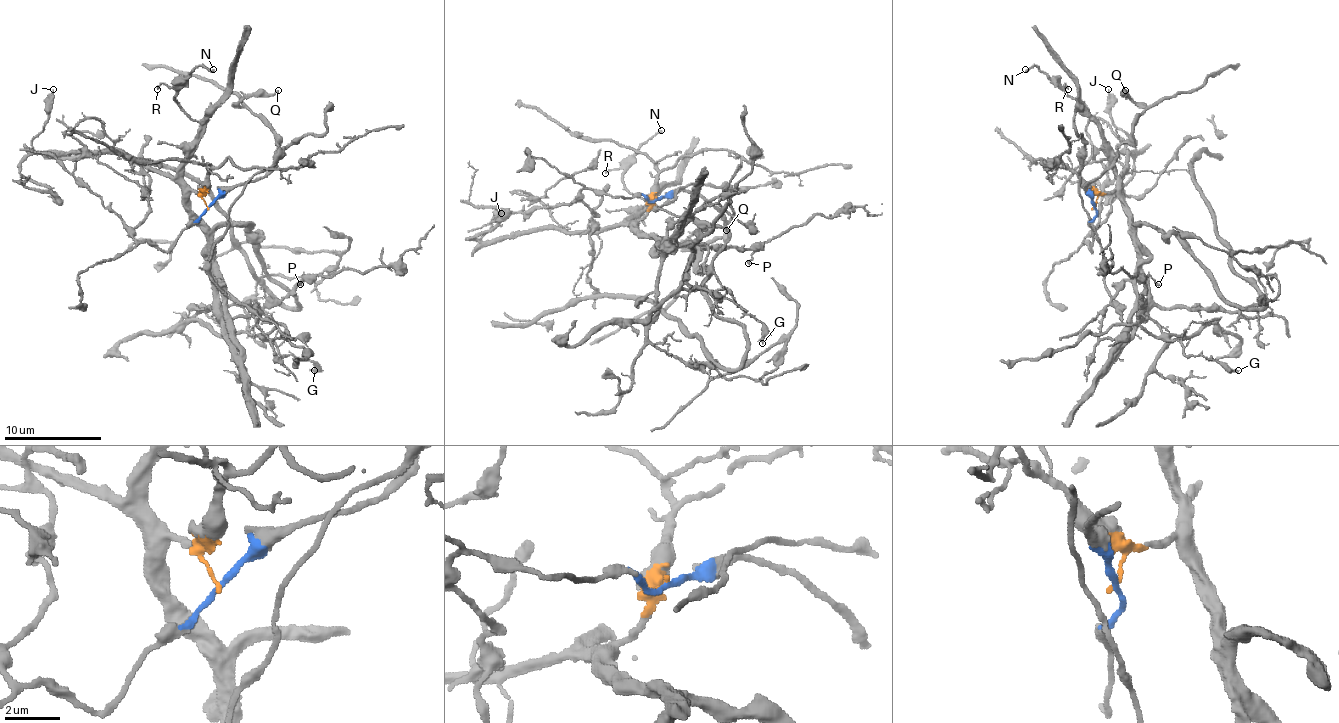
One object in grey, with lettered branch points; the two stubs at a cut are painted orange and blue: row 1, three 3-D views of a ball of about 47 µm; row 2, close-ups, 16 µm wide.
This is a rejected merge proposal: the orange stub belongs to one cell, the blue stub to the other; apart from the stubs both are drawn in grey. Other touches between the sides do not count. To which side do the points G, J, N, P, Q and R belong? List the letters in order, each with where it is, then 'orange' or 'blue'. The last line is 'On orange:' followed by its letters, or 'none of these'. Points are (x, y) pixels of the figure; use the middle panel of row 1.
G: place (762, 343); orange
J: place (501, 213); orange
N: place (661, 130); orange
P: place (748, 263); orange
Q: place (726, 230); blue
R: place (605, 173); orange
On orange: G, J, N, P, R

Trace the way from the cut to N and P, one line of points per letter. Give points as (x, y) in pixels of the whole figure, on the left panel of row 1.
N: (209, 206), (182, 177), (187, 148), (199, 126), (177, 102), (175, 90), (199, 65), (214, 70)
P: (209, 206), (192, 192), (190, 214), (202, 226), (231, 316), (277, 304), (304, 275), (299, 284)

